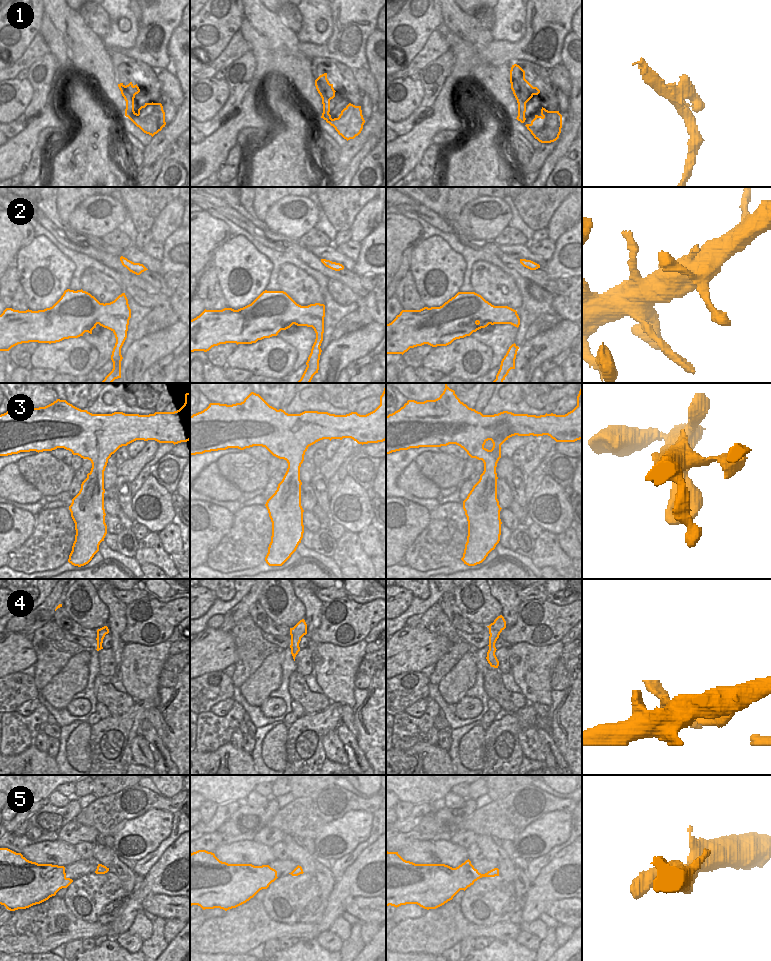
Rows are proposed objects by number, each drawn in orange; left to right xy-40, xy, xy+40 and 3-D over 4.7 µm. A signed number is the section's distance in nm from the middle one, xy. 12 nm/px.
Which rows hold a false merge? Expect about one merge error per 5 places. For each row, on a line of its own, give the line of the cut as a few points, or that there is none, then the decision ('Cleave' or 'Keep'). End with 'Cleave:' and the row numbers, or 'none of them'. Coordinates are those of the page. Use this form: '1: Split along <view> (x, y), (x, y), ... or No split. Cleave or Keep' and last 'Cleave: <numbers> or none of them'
1: Split along xy+40 (517, 92), (527, 94), (529, 99). Cleave
2: No split. Keep
3: No split. Keep
4: No split. Keep
5: No split. Keep
Cleave: 1

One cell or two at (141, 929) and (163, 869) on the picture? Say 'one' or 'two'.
two

